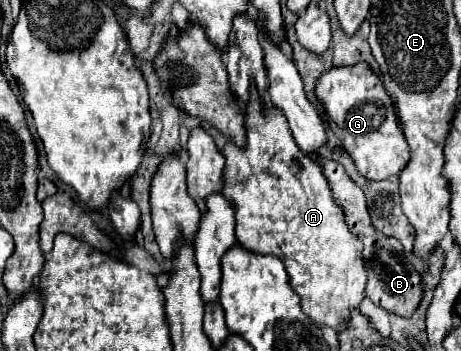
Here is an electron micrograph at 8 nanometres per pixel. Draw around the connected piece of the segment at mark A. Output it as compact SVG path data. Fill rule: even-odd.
M254 84L250 86L250 102L246 104L246 144L240 148L228 140L222 154L226 156L226 188L222 194L234 206L238 244L254 254L278 256L284 262L292 290L300 296L302 312L312 322L326 324L336 332L342 332L342 328L346 328L344 322L350 316L350 308L358 308L364 298L366 268L362 262L362 242L346 226L344 210L332 198L332 190L320 164L298 150L286 116L274 106L264 106Z

